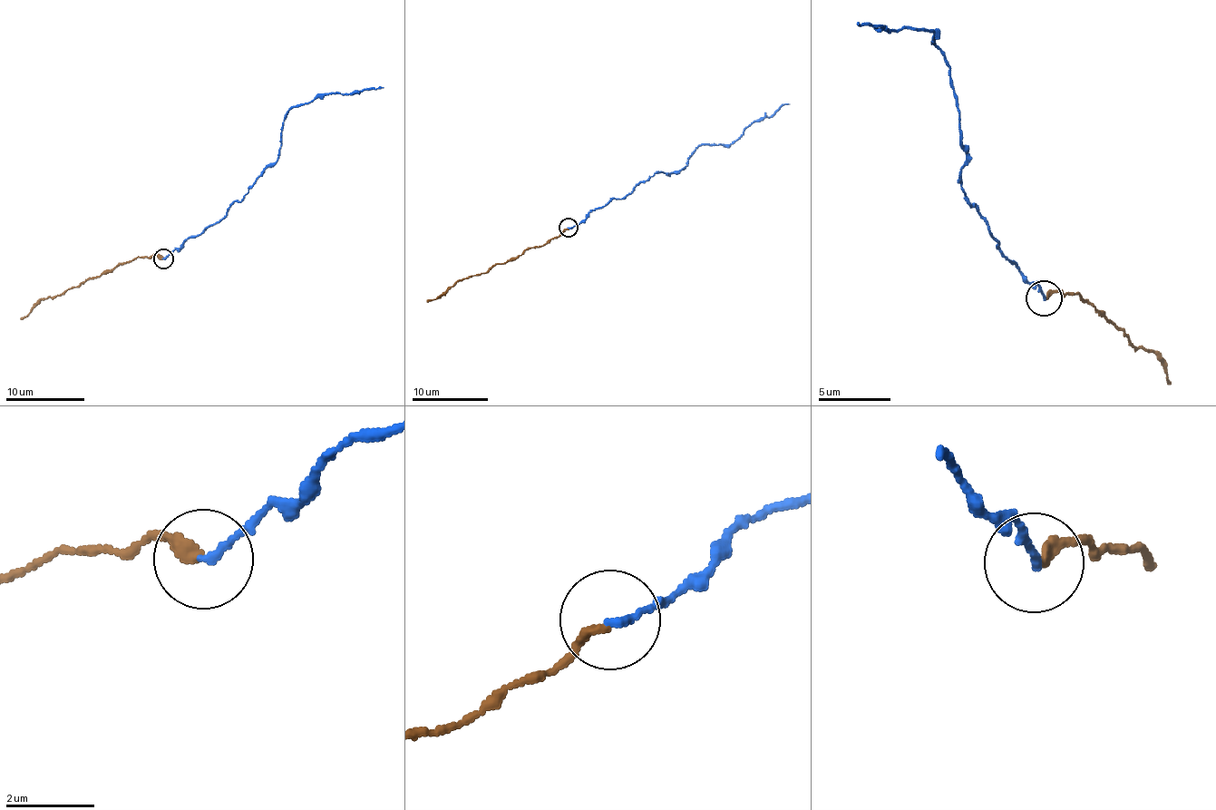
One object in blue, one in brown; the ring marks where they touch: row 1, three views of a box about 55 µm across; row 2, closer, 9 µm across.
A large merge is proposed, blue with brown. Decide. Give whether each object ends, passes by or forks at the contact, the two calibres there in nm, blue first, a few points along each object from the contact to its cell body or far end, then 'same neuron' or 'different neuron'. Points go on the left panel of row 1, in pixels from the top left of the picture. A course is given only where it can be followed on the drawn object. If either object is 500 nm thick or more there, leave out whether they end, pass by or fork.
blue ends there; brown ends there; 160 nm thick on the blue side, 240 nm on the other; blue runs (162, 258), (217, 222), (277, 161), (281, 126), (292, 107), (332, 92), (384, 88); brown runs (162, 258), (155, 255), (123, 262), (99, 277), (48, 297), (21, 318); same neuron

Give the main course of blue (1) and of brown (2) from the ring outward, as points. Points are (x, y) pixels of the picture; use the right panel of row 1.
1: (1043, 297), (969, 204), (953, 79), (936, 37), (921, 29), (857, 25)
2: (1046, 297), (1057, 290), (1081, 294), (1108, 321), (1162, 364), (1170, 383)

